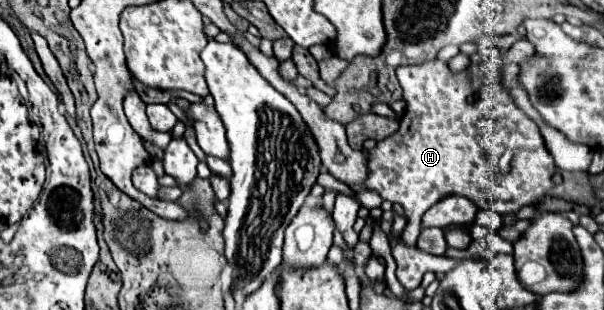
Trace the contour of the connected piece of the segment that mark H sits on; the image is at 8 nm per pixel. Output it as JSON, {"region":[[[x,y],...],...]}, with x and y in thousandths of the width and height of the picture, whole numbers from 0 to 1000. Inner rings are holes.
{"region":[[[864,123],[821,194],[785,210],[758,242],[748,242],[738,203],[725,190],[675,216],[675,229],[659,229],[672,365],[662,384],[662,416],[609,487],[613,565],[603,597],[586,603],[586,616],[626,616],[632,642],[662,655],[672,674],[675,726],[666,752],[666,784],[689,797],[699,745],[695,700],[725,642],[748,623],[768,629],[781,642],[788,668],[821,687],[858,681],[911,629],[917,610],[914,571],[921,526],[901,474],[887,397],[851,339],[828,261],[834,203],[861,206],[882,171],[882,145]],[[778,300],[805,332],[778,332]]]}

